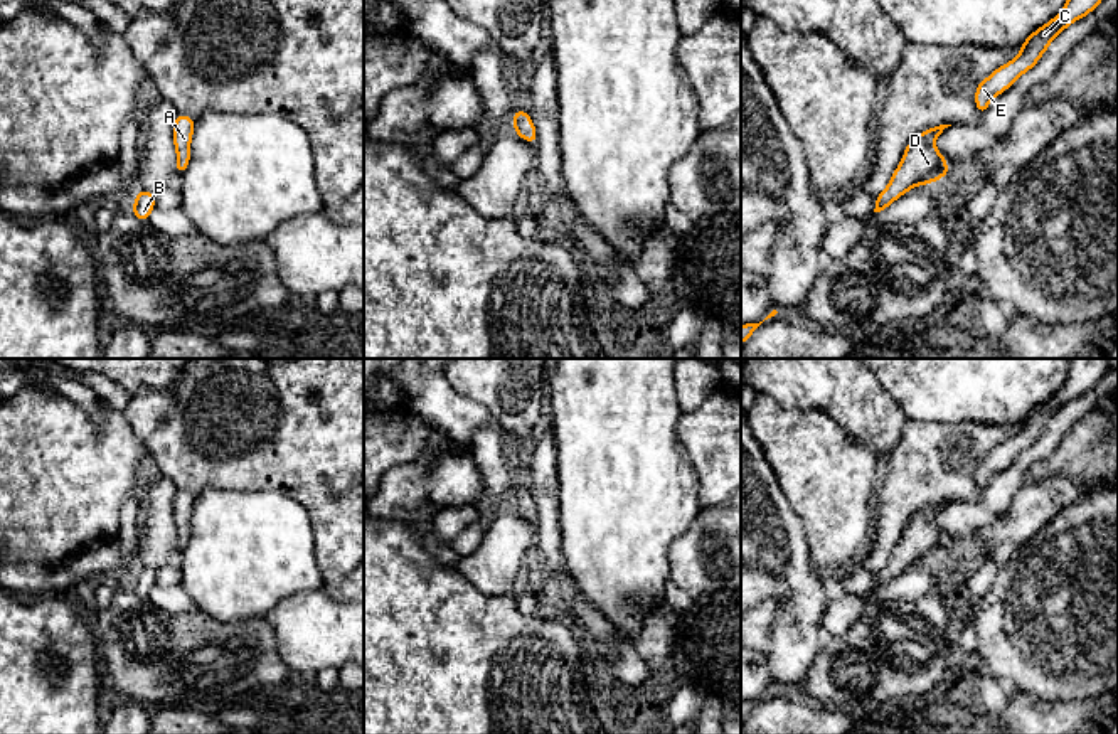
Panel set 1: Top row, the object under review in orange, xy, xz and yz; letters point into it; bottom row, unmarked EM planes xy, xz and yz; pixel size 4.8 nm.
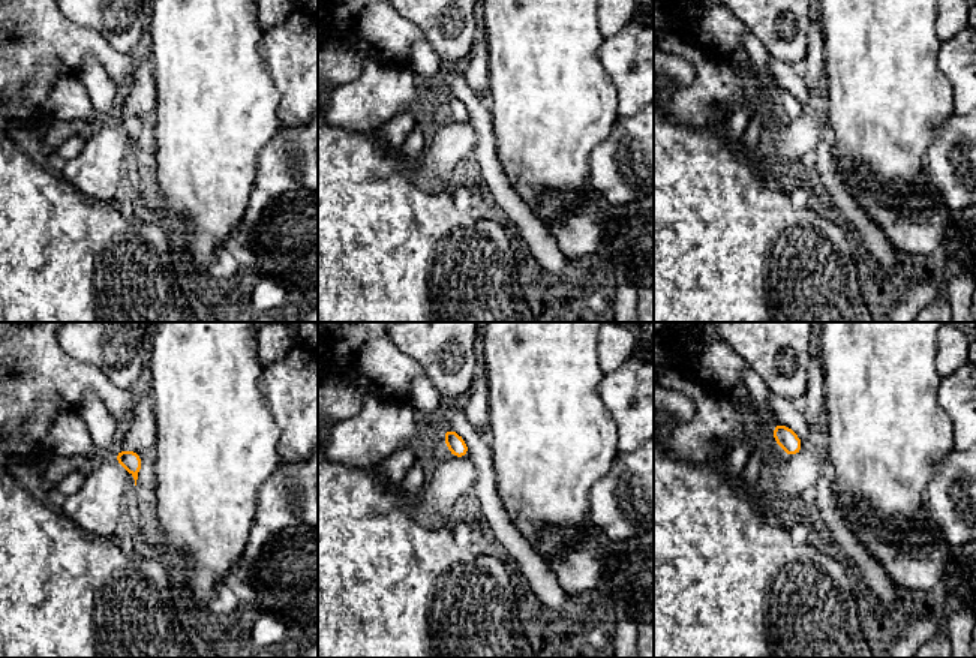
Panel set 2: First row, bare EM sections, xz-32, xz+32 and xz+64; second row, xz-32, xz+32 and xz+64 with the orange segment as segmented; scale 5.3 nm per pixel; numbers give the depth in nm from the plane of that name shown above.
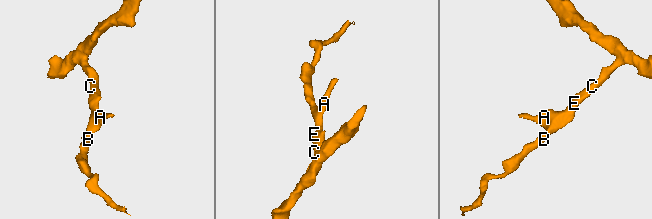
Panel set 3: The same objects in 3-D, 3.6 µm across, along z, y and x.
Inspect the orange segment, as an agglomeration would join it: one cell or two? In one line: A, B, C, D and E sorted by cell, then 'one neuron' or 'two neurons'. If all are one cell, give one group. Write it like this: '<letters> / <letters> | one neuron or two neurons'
A B C D E | one neuron

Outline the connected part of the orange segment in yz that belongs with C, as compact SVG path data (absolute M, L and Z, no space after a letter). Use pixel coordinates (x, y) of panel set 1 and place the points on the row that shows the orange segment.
M1067 0L1064 8L1046 25L1034 30L1020 45L1020 54L1010 62L997 67L975 91L975 106L983 116L990 101L1007 91L1024 72L1032 69L1049 44L1073 22L1093 12L1101 0Z

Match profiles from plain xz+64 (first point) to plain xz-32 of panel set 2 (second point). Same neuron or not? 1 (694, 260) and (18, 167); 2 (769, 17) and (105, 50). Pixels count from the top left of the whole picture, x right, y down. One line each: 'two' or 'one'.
1: one
2: two

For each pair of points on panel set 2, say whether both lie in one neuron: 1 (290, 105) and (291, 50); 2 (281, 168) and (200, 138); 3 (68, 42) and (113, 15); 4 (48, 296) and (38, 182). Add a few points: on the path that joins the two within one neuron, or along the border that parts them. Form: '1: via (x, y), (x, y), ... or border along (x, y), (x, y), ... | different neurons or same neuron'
1: via (291, 92), (291, 63) | same neuron
2: border along (279, 131), (260, 152), (257, 182), (254, 185) | different neurons
3: border along (63, 15), (74, 23), (95, 30), (117, 51) | different neurons
4: via (48, 267), (48, 261), (36, 249), (36, 210) | same neuron

